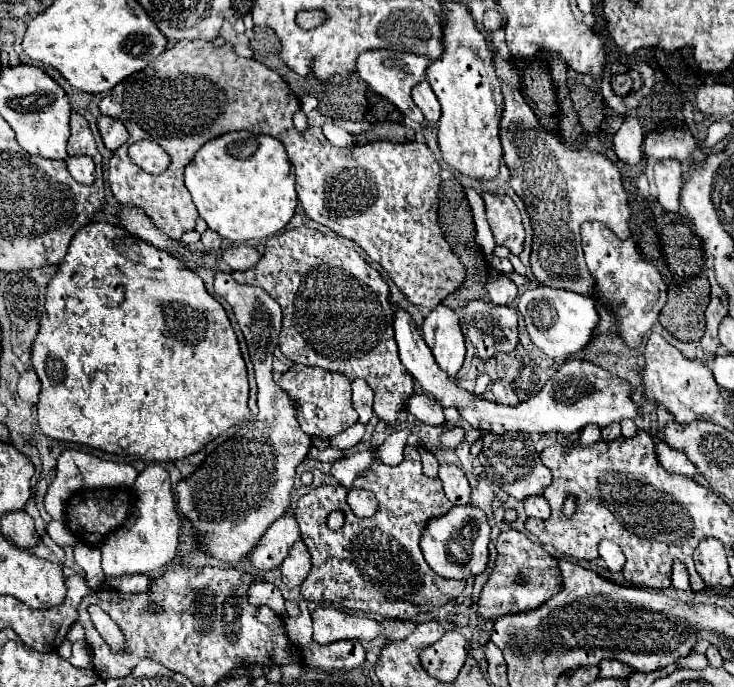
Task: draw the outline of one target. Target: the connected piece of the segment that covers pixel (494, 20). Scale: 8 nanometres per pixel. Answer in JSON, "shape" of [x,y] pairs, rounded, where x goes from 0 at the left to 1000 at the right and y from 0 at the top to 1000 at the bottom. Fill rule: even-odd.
{"shape":[[[665,15],[662,20],[659,20],[659,41],[662,41],[662,47],[676,47],[676,44],[681,44],[684,38],[687,38],[687,32],[684,32],[684,23],[678,20],[678,15]]]}

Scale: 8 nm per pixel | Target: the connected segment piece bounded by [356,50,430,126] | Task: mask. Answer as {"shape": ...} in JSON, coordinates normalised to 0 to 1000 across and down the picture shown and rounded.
{"shape":[[[501,73],[493,76],[485,87],[485,108],[504,125],[510,128],[518,140],[523,140],[526,146],[531,146],[550,169],[561,172],[564,178],[569,178],[572,183],[580,183],[580,172],[572,166],[572,160],[564,154],[561,143],[559,143],[559,131],[564,122],[569,122],[569,116],[575,116],[578,102],[583,96],[583,84],[580,82],[569,82],[569,79],[556,79],[556,76],[540,76],[540,73]]]}

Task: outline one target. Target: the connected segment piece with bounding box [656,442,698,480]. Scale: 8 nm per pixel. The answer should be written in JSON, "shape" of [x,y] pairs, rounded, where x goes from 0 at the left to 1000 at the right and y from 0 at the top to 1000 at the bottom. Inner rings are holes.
{"shape":[[[894,643],[894,664],[896,664],[896,672],[910,687],[935,693],[940,699],[948,699],[951,696],[951,681],[935,667],[935,661],[929,661],[924,655],[916,655],[907,643]]]}

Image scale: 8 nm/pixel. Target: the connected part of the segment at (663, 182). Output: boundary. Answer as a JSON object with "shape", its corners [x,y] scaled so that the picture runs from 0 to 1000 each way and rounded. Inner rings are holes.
{"shape":[[[896,233],[891,242],[891,262],[896,274],[896,294],[910,309],[924,309],[929,277],[929,239],[924,233]]]}

